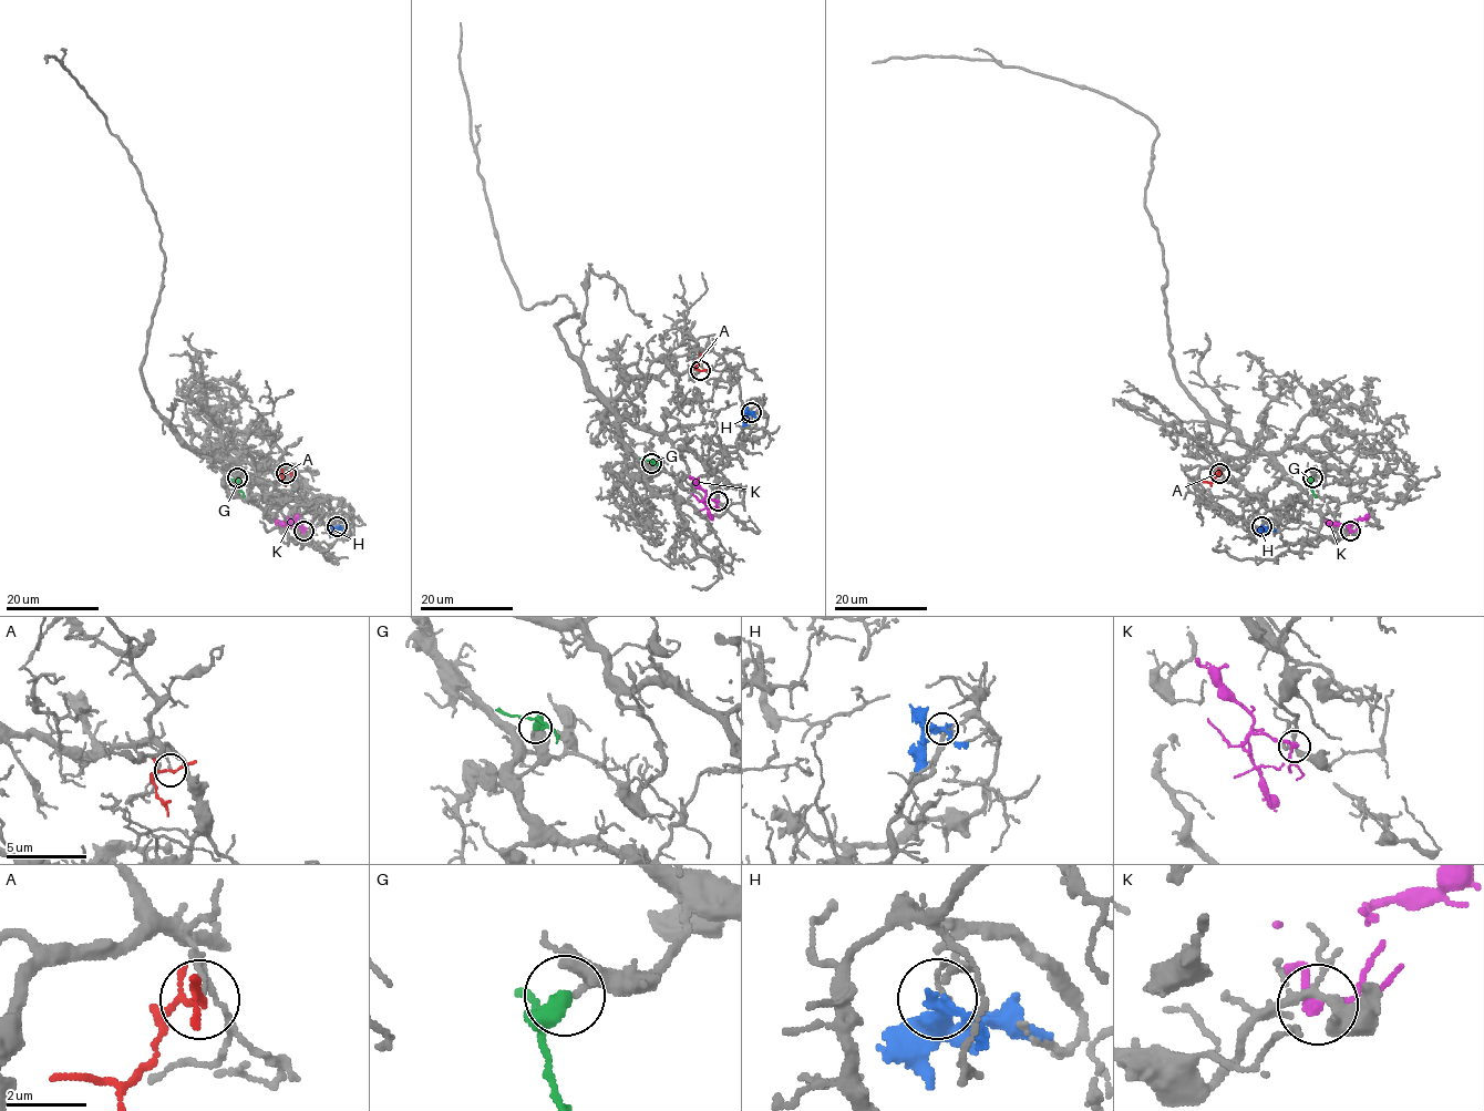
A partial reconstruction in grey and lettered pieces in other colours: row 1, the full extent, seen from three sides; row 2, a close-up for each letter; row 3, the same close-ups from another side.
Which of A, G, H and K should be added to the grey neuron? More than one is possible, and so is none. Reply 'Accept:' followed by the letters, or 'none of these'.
Accept: G

